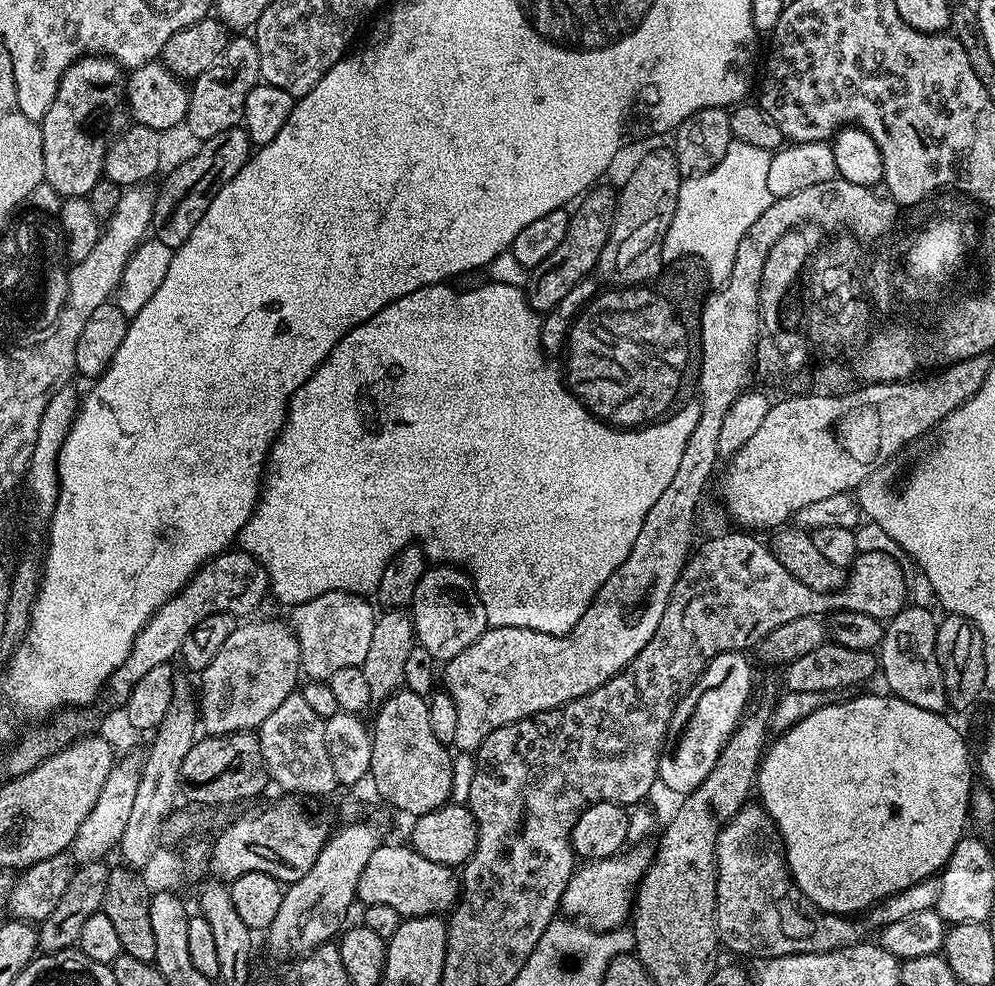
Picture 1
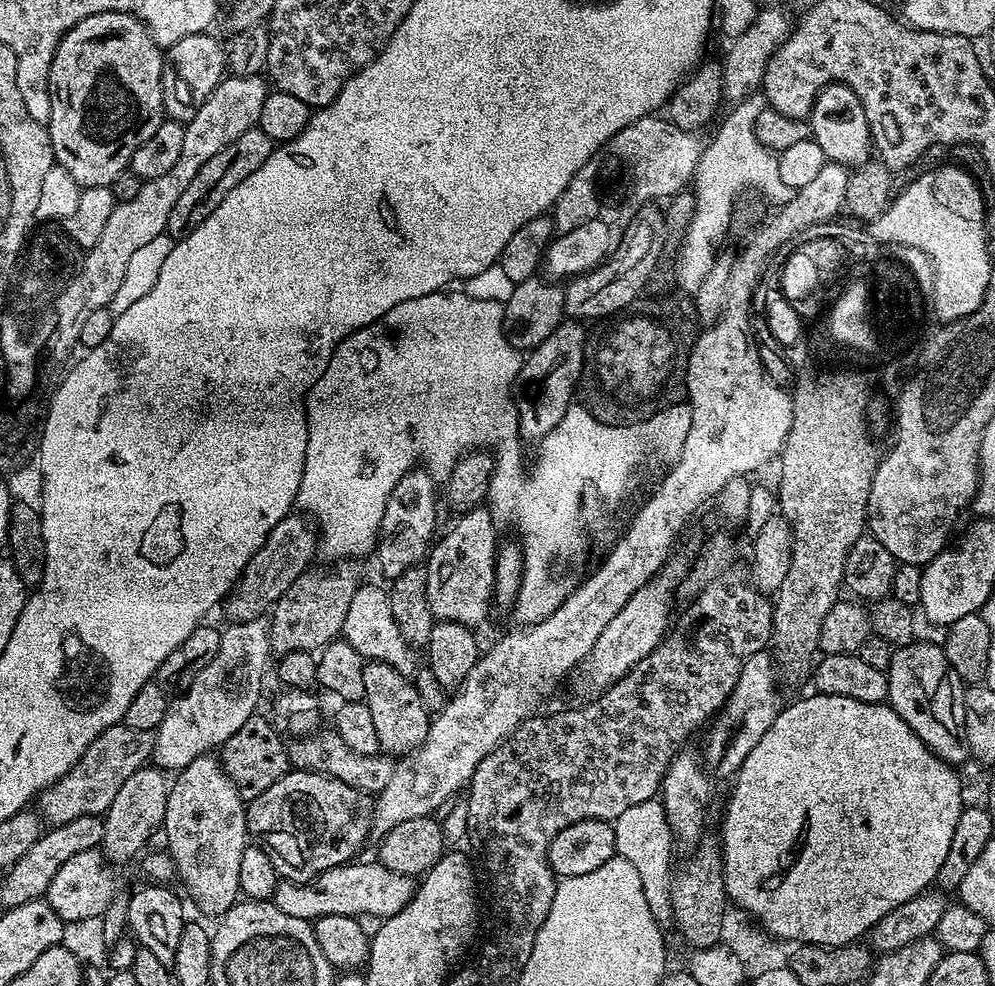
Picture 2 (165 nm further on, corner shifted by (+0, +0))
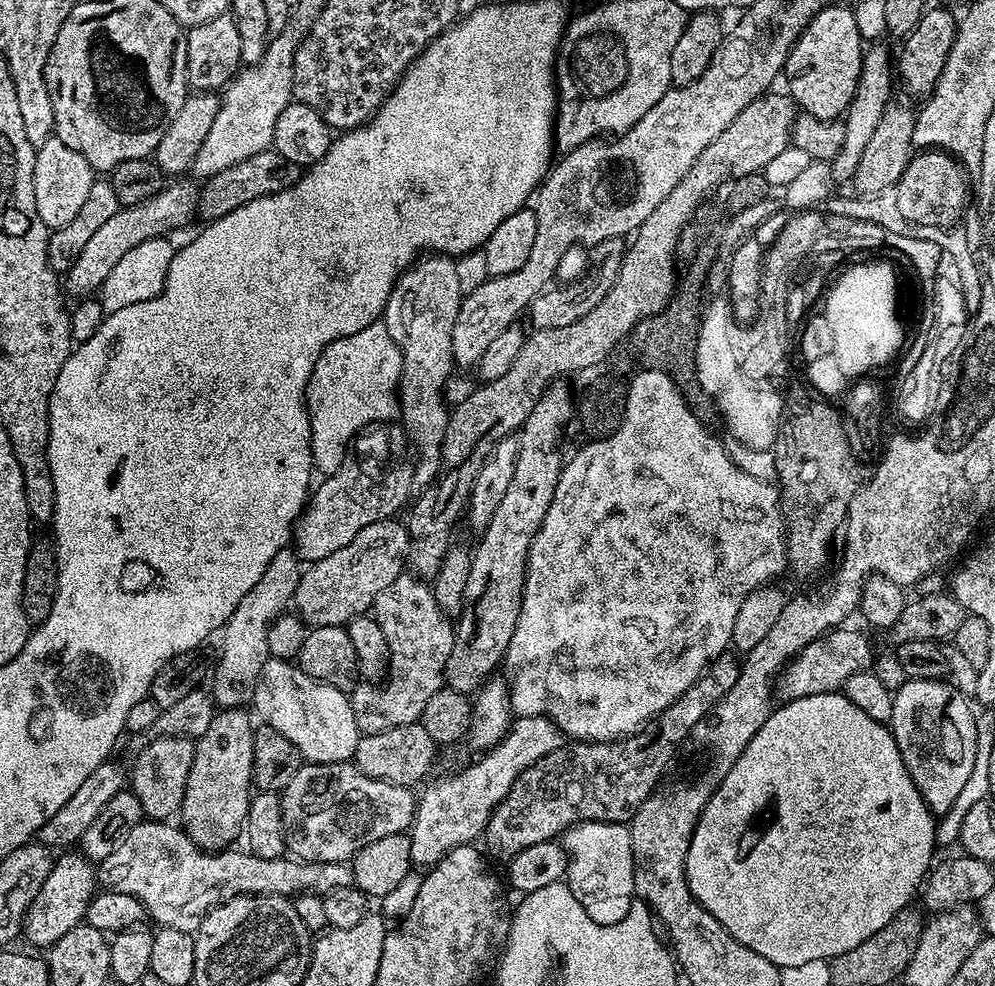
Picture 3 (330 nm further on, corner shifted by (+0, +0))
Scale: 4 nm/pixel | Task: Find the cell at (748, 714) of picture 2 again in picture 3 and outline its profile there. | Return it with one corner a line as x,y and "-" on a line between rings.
841,626
824,633
784,665
774,681
775,695
781,701
787,702
827,692
840,692
850,674
871,669
874,659
871,642
862,633
848,627

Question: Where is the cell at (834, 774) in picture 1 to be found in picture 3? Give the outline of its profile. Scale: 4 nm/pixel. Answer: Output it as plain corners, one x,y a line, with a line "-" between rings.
840,692
814,694
806,698
798,698
797,700
781,703
766,718
766,722
762,722
762,730
758,730
758,734
754,734
754,738
750,738
746,750
742,750
742,754
736,759
732,769
724,775
724,781
712,793
710,802
706,802
704,812
698,818
698,826
690,838
690,850
686,850
686,878
690,886
690,894
694,894
696,901
707,912
714,914
714,918
718,918
718,922
722,922
722,926
726,926
726,930
730,930
730,934
734,934
734,938
738,938
738,942
742,942
742,946
754,950
754,954
762,954
762,958
770,958
770,962
774,962
776,967
781,970
787,970
787,968
804,968
807,964
814,963
815,960
831,961
833,957
854,949
854,946
861,945
862,942
866,941
866,938
870,938
872,934
881,930
882,926
886,926
900,910
913,903
914,899
912,899
912,895
915,892
917,895
921,891
922,885
934,864
932,855
938,852
936,845
937,825
937,817
933,816
932,811
926,806
926,802
922,798
918,786
914,786
914,782
906,770
906,762
902,762
902,754
898,750
896,739
892,736
891,727
888,724
879,724
874,718
868,717
867,714
862,714
862,710
858,710
858,706
854,706
854,702
850,702

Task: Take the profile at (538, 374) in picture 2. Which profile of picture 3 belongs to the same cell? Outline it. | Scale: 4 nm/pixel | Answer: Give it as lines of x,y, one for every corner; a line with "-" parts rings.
557,378
538,398
518,433
520,449
514,479
498,510
494,510
490,522
479,533
476,548
474,544
464,608
455,621
454,646
450,658
446,658
444,683
449,688
465,694
475,693
493,675
492,670
501,665
510,638
514,638
514,626
518,626
518,614
522,610
530,546
542,526
542,518
546,518
546,510
550,510
550,498
554,498
558,486
562,467
559,440
572,416
572,408
573,389
567,379

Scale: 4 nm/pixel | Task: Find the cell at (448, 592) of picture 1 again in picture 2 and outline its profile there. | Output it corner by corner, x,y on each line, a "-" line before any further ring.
484,506
469,507
467,512
459,513
456,525
437,539
432,545
431,552
426,557
426,594
430,602
430,610
437,621
457,620
460,624
477,626
488,616
488,604
493,603
492,587
494,586
494,570
496,569
496,540
497,521
492,519
491,512

